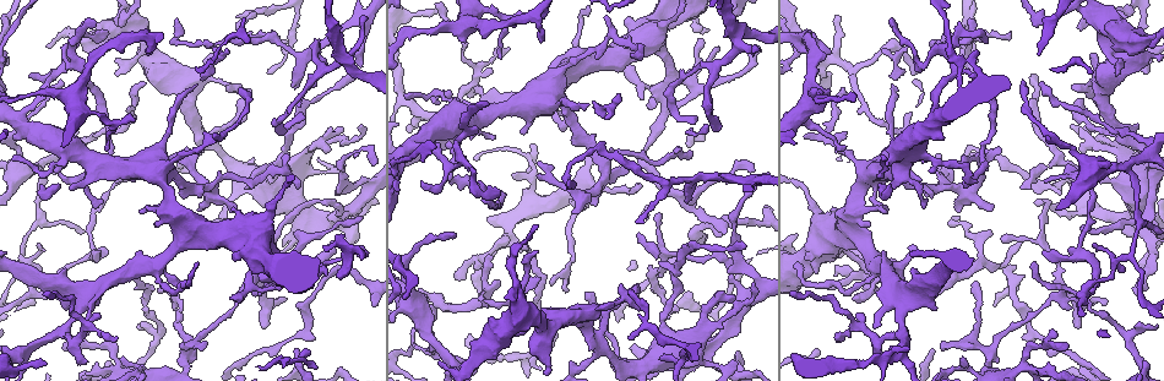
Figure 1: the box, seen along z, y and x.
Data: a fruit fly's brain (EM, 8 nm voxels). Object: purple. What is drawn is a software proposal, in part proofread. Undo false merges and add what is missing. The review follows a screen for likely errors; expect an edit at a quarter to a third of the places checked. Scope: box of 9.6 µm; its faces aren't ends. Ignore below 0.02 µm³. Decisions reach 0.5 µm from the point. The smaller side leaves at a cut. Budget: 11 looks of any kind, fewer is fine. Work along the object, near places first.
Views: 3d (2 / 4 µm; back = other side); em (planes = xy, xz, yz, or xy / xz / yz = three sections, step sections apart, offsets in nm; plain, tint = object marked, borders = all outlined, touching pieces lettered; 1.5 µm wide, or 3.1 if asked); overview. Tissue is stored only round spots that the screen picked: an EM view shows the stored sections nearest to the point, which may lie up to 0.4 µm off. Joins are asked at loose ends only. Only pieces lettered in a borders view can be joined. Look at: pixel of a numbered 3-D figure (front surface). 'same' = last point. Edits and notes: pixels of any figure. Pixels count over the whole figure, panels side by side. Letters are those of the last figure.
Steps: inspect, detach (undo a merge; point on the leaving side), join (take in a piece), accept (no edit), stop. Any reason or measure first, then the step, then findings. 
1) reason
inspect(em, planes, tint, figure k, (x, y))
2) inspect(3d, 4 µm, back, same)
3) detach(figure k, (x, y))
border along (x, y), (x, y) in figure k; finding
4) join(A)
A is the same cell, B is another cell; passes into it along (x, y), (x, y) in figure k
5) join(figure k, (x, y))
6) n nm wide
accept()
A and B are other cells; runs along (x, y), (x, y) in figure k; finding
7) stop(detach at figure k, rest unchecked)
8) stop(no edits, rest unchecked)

inspect(3d, 4 µm, figure 1, (721, 231))

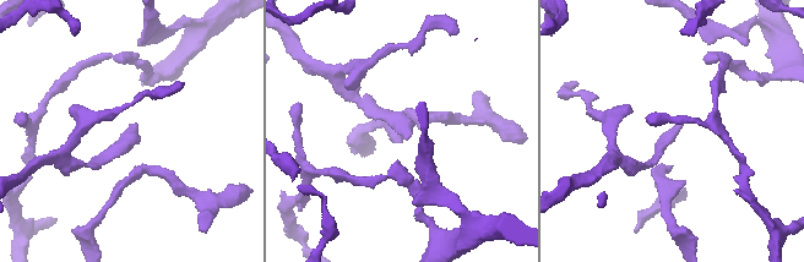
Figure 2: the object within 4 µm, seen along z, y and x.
shape alone is not enough
inspect(em, planes, tint, figure 2, (133, 125))

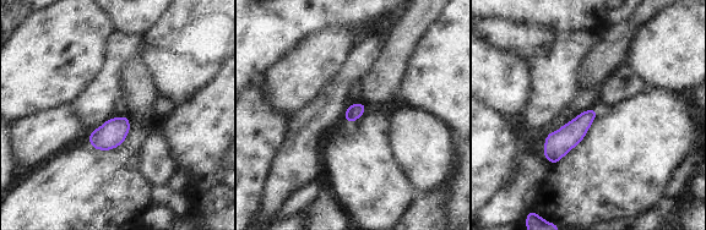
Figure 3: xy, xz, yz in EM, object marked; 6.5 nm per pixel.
see the neighbours
inspect(em, planes, borders, same)

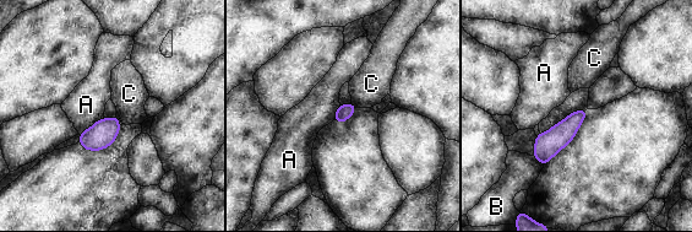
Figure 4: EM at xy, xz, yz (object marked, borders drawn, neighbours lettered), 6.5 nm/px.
accept()
A, B and C are other cells; border along (103, 117), (78, 134) in figure 4; none of them fits

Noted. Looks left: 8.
an open end
inspect(3d, 4 µm, figure 1, (358, 218))

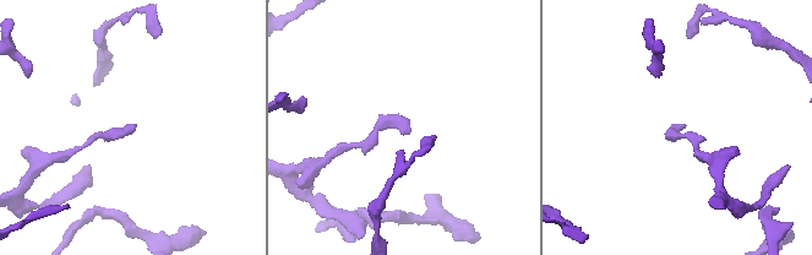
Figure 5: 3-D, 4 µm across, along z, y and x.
now the EM
inspect(em, yz, step 8, borders, figure 5, (402, 134))

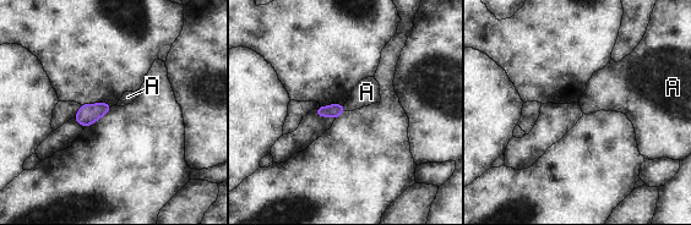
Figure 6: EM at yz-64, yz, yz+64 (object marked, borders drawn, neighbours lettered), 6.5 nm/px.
inspect(em, xy, step 4, borders, same)

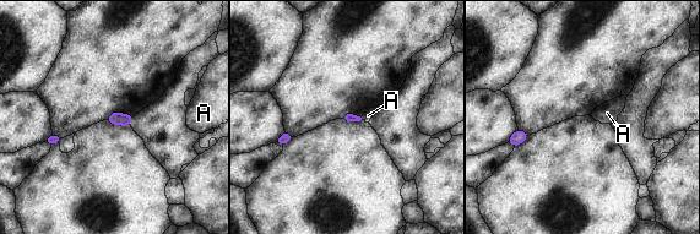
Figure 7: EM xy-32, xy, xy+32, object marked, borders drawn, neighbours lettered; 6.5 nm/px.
A touches over 50 nm
accept()
A is another cell; none of them fits

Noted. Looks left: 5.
an open end
inspect(em, xy, step 4, tint, figure 1, (627, 67))

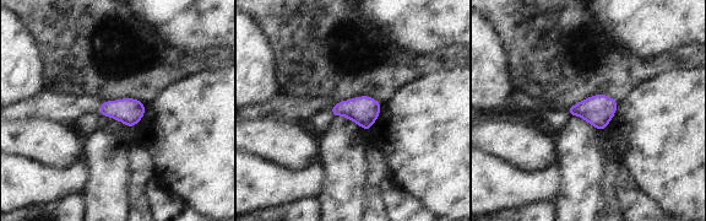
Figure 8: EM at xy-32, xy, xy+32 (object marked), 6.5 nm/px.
cut it another way
inspect(em, planes, borders, same)

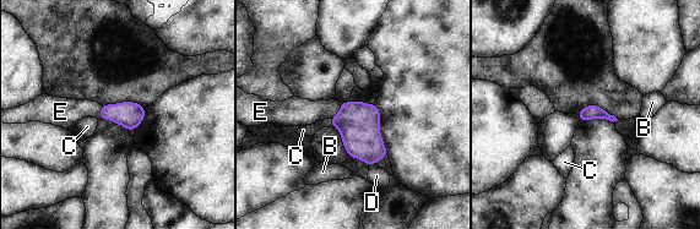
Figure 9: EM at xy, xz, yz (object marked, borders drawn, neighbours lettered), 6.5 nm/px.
100 nm wide
join(C)
C is the same cell, B, D and E are other cells; passes into it along (358, 123), (331, 123), (308, 130) in figure 9; it goes on there

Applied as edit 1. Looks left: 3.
redraw
inspect(overview)

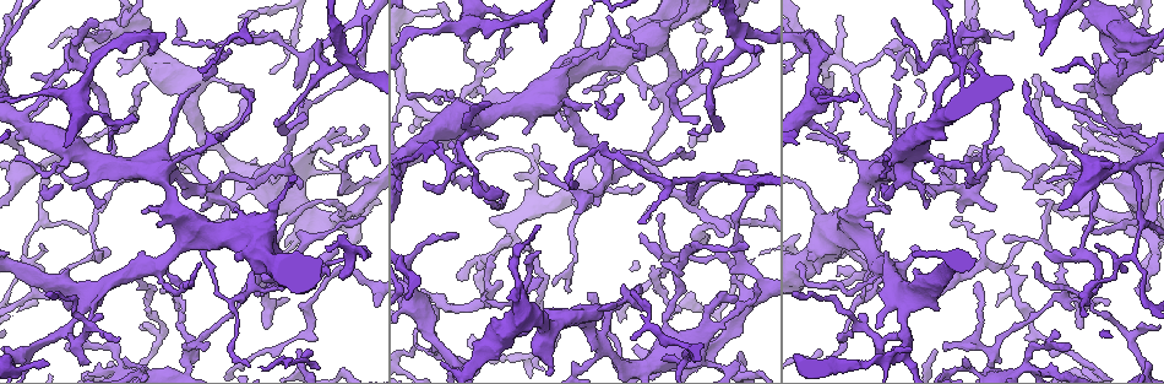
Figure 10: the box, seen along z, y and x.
thin end
inspect(em, planes, tint, figure 10, (635, 55))

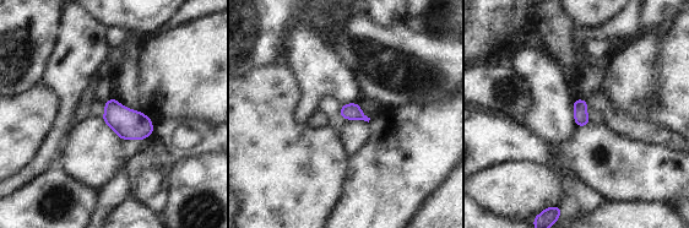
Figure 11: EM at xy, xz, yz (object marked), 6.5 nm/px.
what lies round it
inspect(em, planes, borders, same)

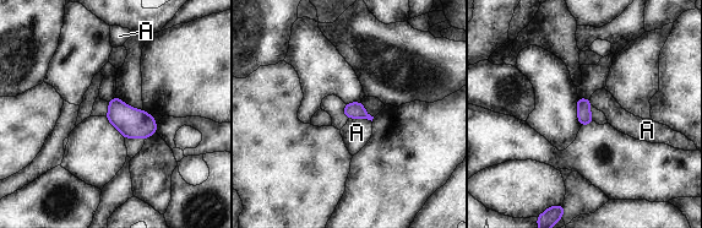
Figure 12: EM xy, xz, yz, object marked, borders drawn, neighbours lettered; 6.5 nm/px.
accept()
A is another cell; border along (348, 118), (366, 118), (371, 121) in figure 12; no lettered piece goes on from it

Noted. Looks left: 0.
stop(join at figure 9, rest unchecked)

